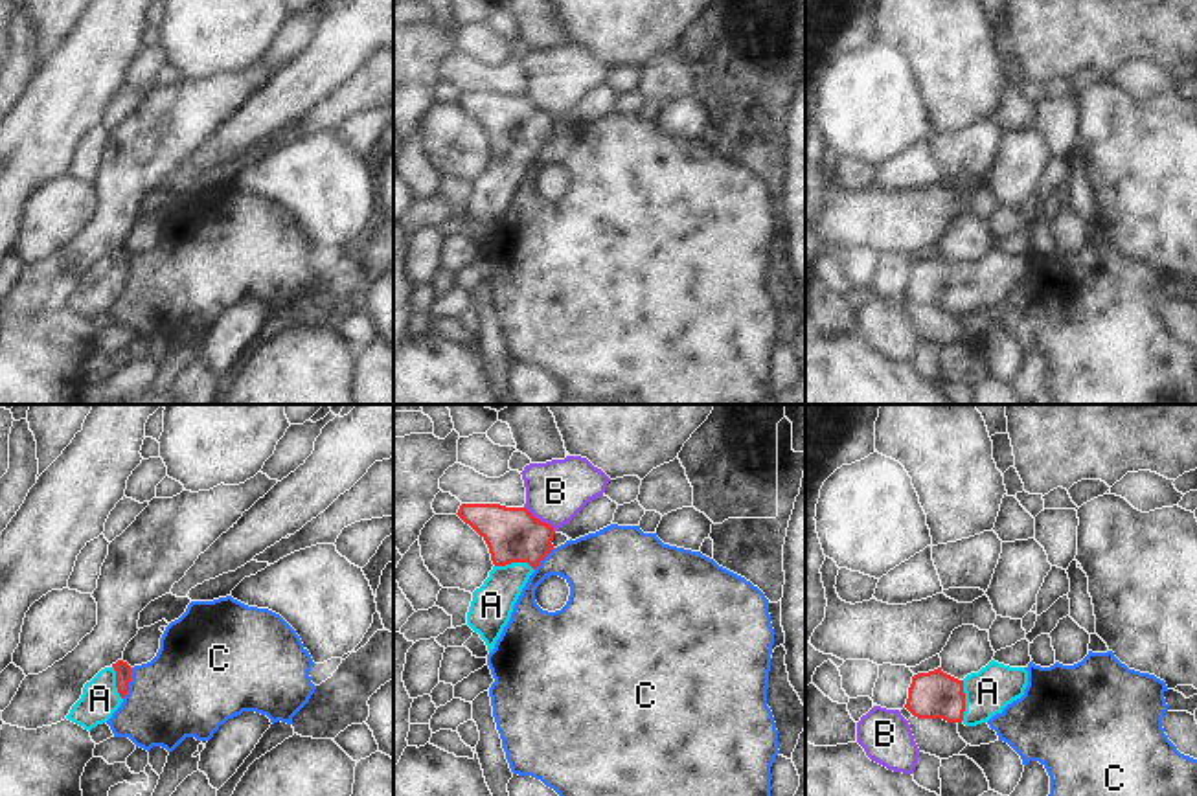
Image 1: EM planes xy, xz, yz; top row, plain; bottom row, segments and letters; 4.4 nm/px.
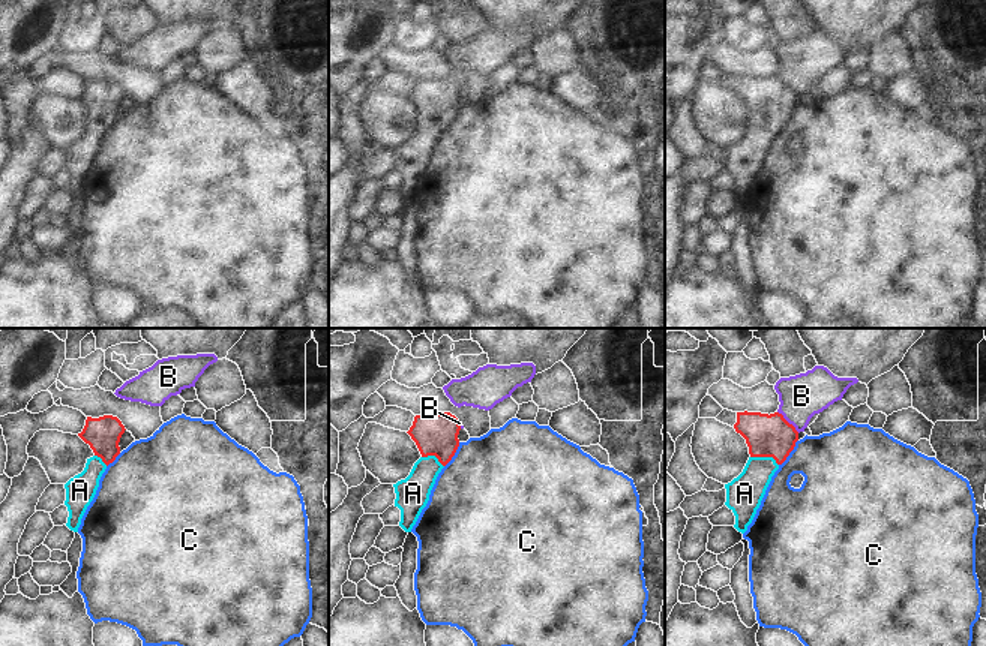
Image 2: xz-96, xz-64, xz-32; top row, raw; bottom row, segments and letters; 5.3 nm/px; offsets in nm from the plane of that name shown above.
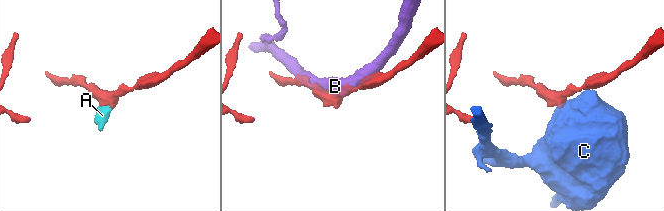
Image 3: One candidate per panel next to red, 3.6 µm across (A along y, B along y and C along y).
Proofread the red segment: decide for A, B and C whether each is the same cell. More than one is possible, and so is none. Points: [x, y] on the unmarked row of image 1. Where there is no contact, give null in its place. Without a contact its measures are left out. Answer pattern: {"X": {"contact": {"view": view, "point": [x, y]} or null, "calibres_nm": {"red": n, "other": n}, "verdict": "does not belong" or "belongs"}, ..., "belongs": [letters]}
{"A": {"contact": {"view": "yz", "point": [964, 289]}, "calibres_nm": {"red": 200, "other": 200}, "verdict": "belongs"}, "B": {"contact": {"view": "xz", "point": [539, 109]}, "calibres_nm": {"red": 240, "other": 280}, "verdict": "does not belong"}, "C": {"contact": {"view": "xy", "point": [127, 271]}, "calibres_nm": {"red": 70, "other": 400}, "verdict": "does not belong"}, "belongs": ["A"]}

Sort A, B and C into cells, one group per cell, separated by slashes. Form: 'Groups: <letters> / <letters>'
Groups: A / B / C

